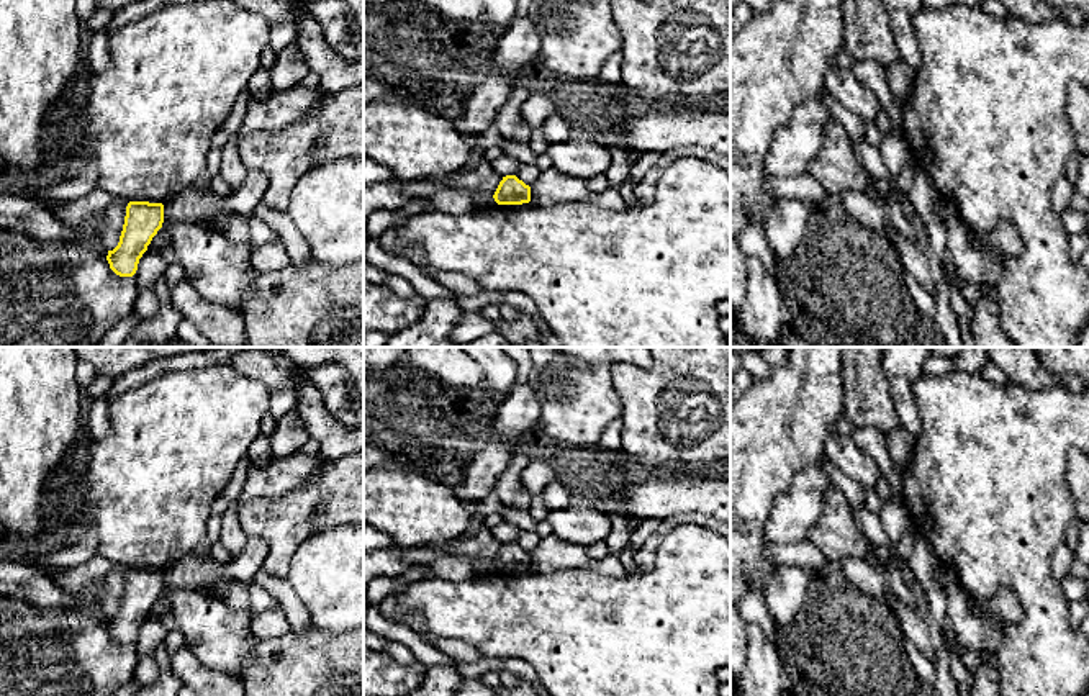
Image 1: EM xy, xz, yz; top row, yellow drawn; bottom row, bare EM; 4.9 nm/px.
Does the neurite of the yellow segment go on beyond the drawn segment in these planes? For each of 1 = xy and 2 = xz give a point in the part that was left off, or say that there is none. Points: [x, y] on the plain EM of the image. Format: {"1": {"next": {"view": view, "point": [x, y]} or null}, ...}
{"1": {"next": null}, "2": {"next": null}}

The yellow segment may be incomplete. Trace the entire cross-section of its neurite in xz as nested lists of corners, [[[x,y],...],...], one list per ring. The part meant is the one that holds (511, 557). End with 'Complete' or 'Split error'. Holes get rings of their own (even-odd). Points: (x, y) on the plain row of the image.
[[[506,542],[499,549],[495,562],[498,572],[522,572],[531,568],[531,554],[516,542]]]. Complete

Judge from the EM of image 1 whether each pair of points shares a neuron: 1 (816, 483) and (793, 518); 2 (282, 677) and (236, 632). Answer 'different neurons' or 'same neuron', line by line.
1: same neuron
2: different neurons

